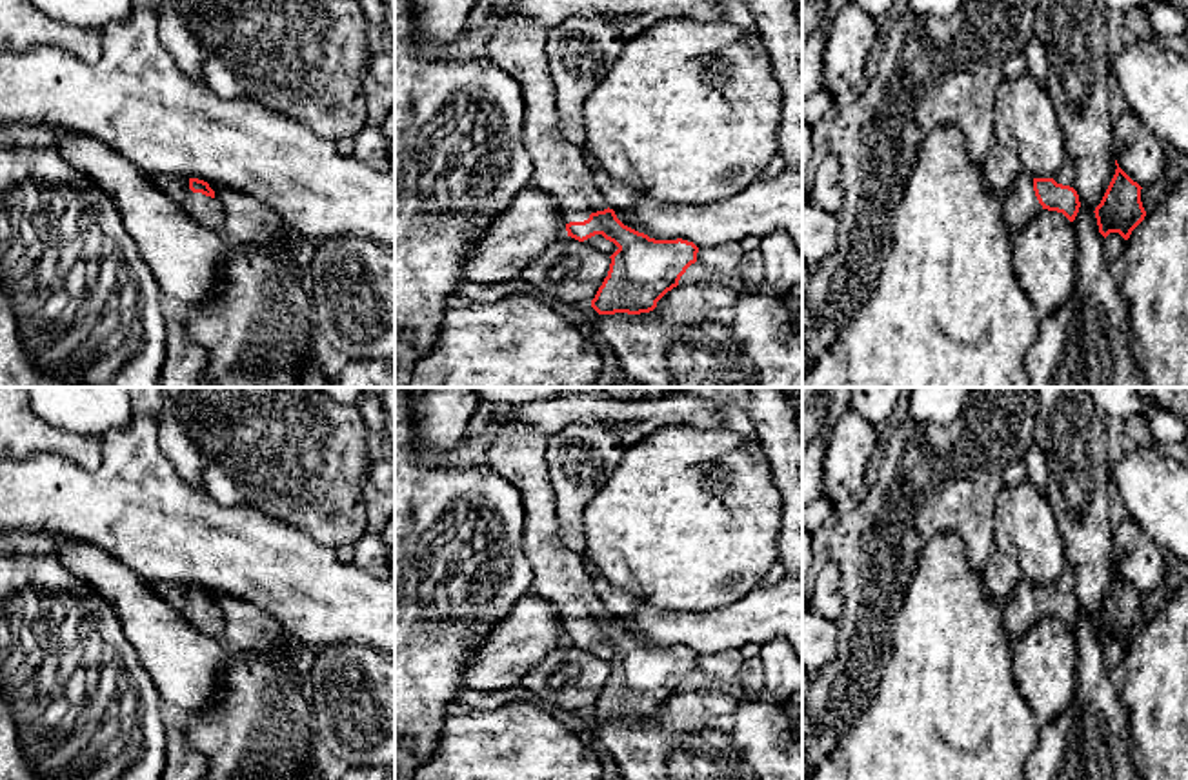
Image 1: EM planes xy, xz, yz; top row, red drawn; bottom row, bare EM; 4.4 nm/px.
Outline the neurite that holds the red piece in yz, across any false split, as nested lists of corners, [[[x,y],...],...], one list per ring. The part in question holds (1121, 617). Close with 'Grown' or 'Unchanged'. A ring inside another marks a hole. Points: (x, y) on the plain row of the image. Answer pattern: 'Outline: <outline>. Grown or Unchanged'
Outline: [[[1115,567],[1115,582],[1095,615],[1099,640],[1106,645],[1110,640],[1119,640],[1124,647],[1144,627],[1146,618],[1141,609],[1141,593],[1133,589]]]. Unchanged

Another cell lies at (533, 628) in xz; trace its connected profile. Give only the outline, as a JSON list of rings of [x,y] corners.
[[[520,598],[473,653],[464,669],[466,687],[495,693],[517,685],[546,655],[568,644],[564,618],[544,598]]]

